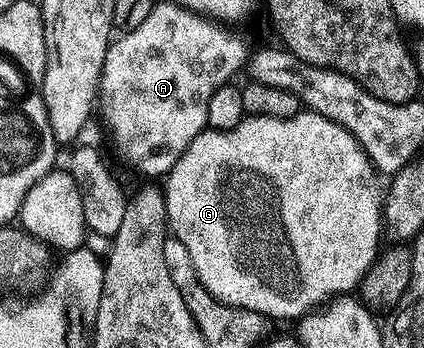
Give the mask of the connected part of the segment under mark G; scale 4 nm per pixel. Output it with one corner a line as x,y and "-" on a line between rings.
302,110
291,118
246,116
239,122
239,126
235,126
235,130
201,132
191,142
191,146
183,150
179,162
171,166
169,175
163,180
167,228
179,242
183,242
183,246
187,246
187,254
191,254
191,266
195,266
199,282
203,282
205,289
219,302
236,308
246,308
266,318
274,316
277,320
296,321
329,304
334,298
352,293
377,259
377,243
382,243
383,240
383,192
380,187
377,189
377,180
379,181
378,173
357,139
346,128
323,118
317,112

